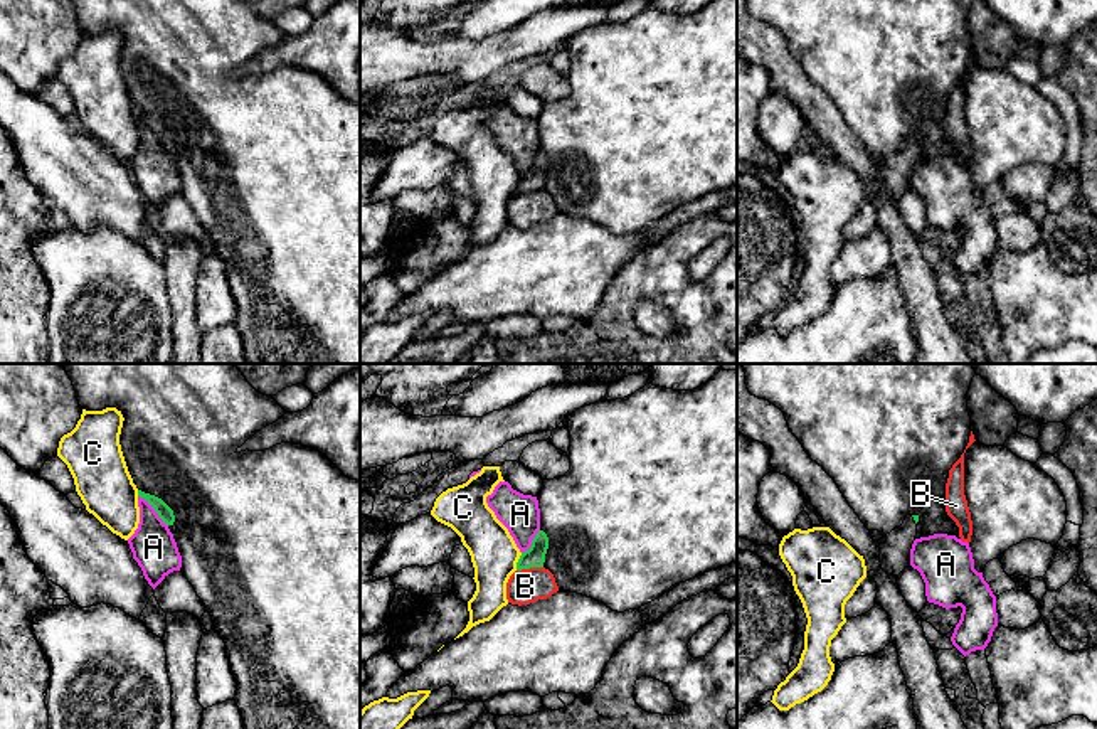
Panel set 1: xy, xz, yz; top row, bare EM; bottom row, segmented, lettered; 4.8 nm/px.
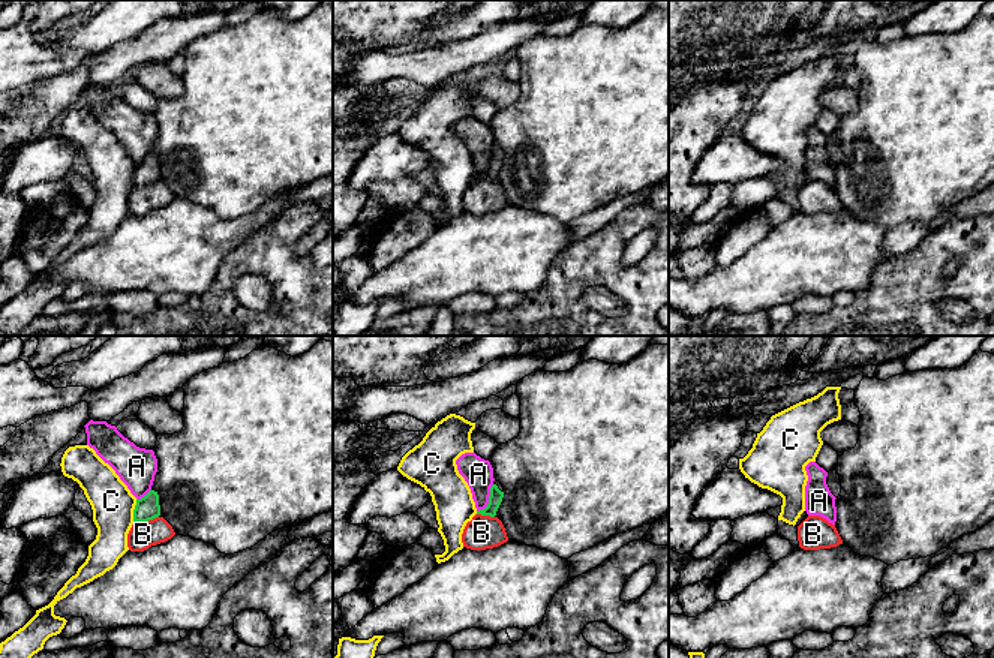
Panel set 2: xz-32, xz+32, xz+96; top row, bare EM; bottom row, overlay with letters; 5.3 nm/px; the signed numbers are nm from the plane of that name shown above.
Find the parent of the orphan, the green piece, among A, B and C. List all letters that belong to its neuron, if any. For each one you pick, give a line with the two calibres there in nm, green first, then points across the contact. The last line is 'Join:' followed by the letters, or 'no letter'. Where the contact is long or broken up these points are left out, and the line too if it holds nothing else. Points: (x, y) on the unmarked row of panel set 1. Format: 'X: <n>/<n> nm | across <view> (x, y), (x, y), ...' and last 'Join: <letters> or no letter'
Join: no letter

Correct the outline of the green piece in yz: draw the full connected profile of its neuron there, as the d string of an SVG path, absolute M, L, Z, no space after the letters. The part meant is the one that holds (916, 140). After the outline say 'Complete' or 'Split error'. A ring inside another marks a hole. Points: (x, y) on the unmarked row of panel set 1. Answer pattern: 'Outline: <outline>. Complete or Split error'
Outline: M907 138L904 146L880 165L880 185L888 199L898 199L910 189L910 172L917 158L917 145L919 138Z. Split error

